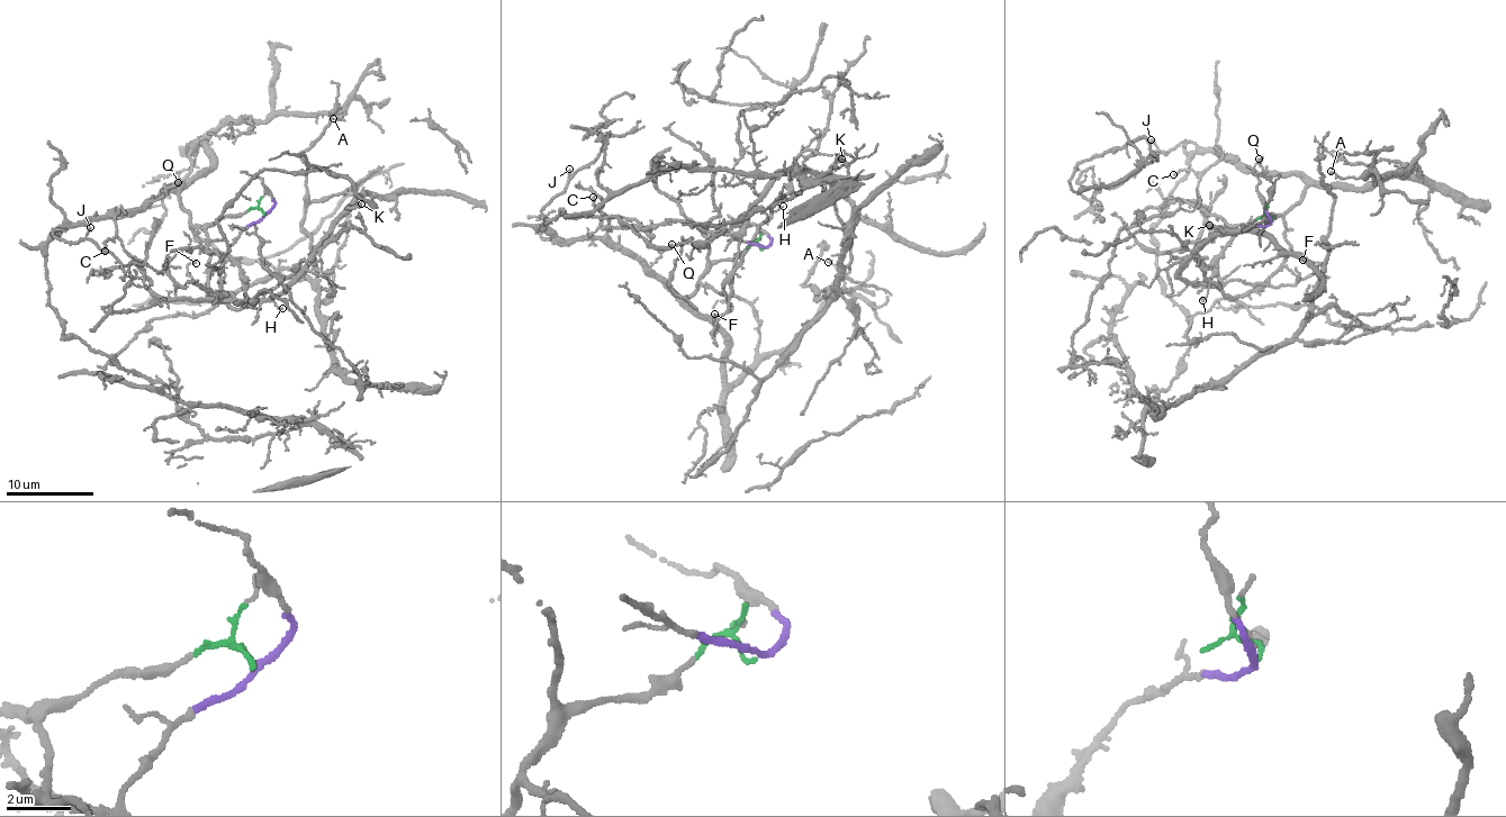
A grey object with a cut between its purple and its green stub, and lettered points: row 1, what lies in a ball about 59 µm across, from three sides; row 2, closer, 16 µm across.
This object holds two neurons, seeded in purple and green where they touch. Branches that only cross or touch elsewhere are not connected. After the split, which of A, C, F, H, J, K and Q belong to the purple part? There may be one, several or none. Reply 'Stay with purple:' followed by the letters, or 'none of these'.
Stay with purple: F, K

